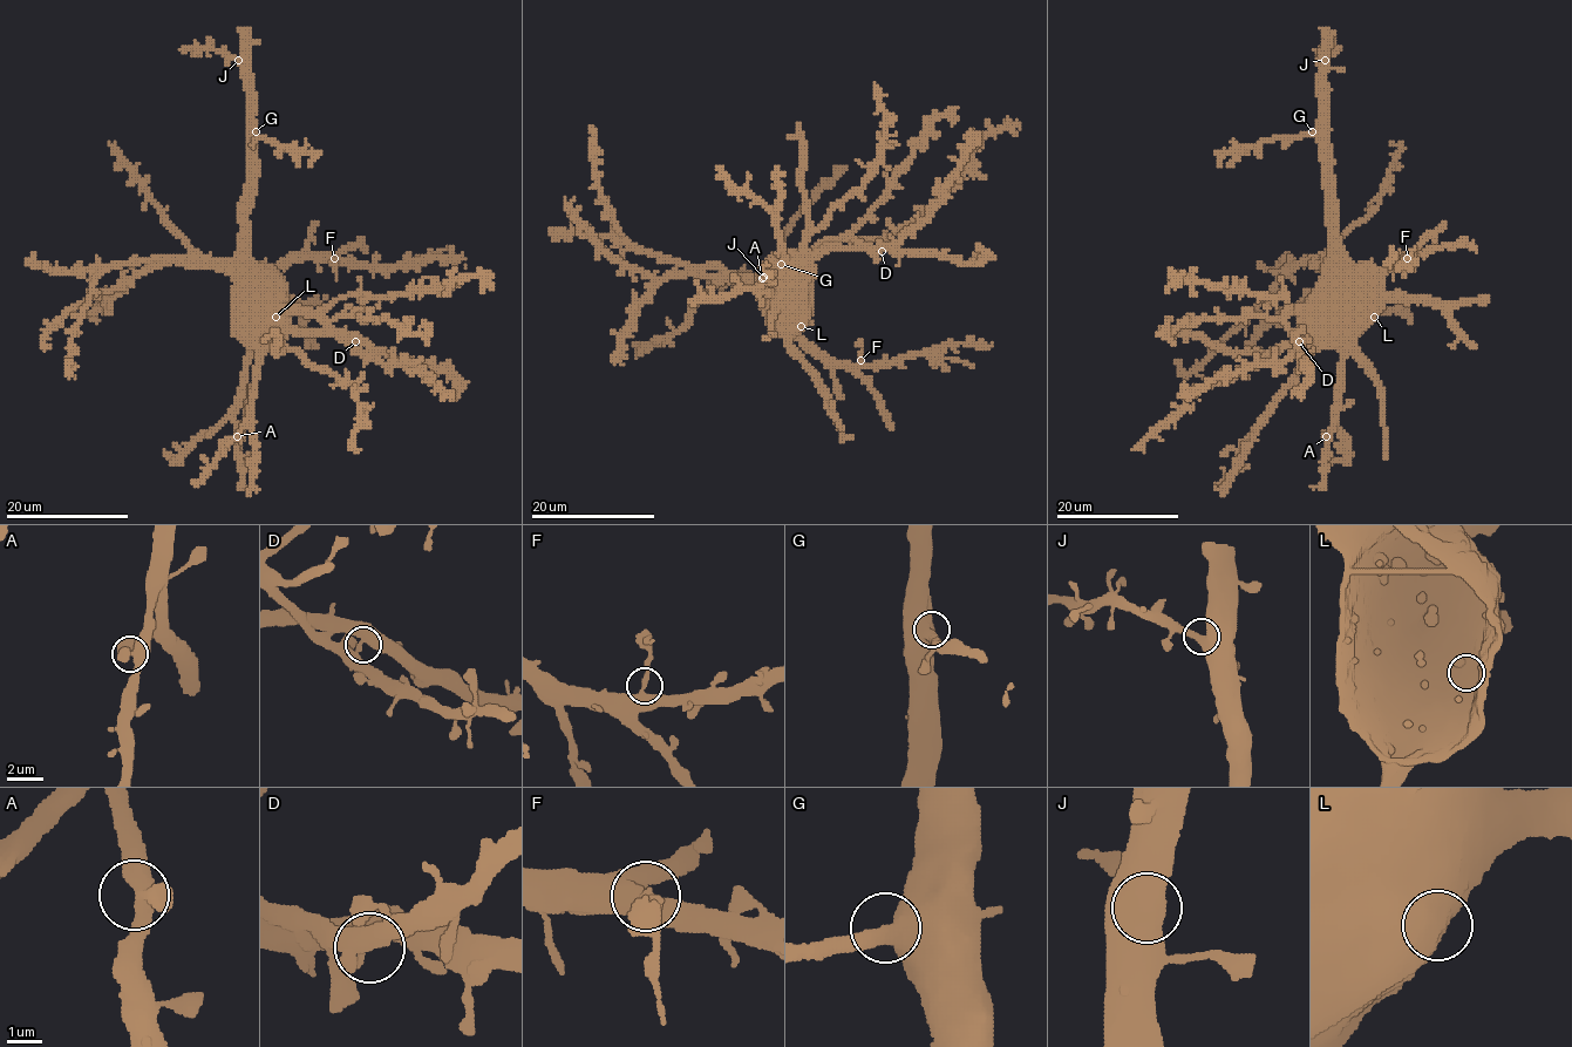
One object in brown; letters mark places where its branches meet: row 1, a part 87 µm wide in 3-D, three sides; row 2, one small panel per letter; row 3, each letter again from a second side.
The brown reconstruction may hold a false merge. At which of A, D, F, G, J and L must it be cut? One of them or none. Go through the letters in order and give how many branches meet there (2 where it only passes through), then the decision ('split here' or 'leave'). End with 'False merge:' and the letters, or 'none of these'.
A: 2 branches meet; leave
D: 2 branches meet; leave
F: 2 branches meet; split here
G: 2 branches meet; leave
J: 2 branches meet; leave
L: 2 branches meet; leave
False merge: F

